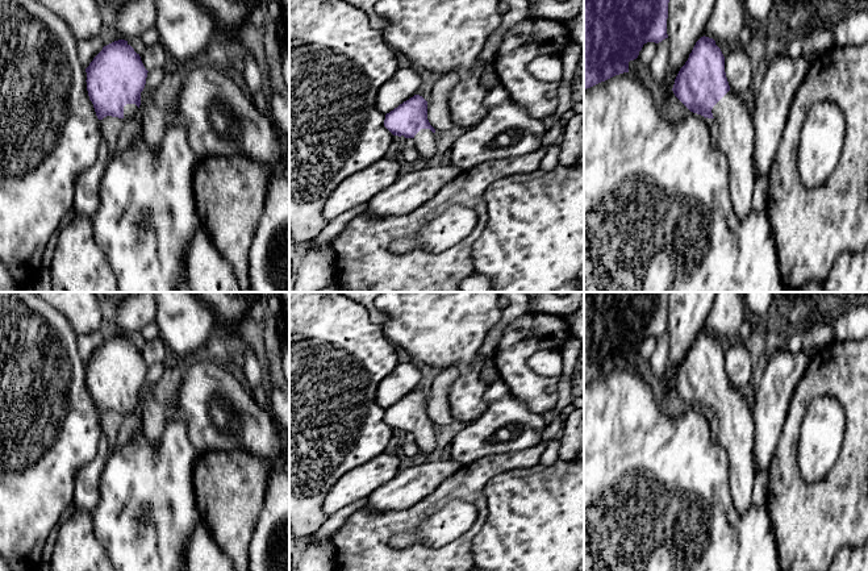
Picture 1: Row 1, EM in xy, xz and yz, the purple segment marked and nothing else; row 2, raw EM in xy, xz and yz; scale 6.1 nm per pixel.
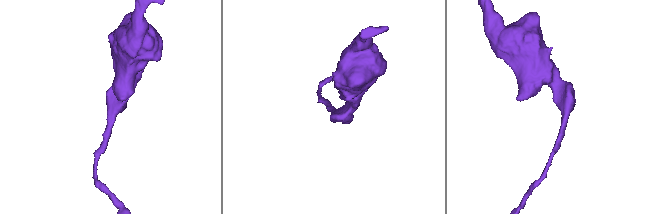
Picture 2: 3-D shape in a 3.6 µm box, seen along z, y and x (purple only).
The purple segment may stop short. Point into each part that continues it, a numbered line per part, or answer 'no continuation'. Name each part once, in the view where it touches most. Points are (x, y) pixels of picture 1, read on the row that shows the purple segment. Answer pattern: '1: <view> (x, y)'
1: yz (735, 142)

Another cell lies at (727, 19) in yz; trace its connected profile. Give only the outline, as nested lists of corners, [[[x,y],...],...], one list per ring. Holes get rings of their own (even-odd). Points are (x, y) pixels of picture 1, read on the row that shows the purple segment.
[[[717,0],[705,28],[705,37],[725,41],[733,46],[738,41],[746,20],[743,0]]]

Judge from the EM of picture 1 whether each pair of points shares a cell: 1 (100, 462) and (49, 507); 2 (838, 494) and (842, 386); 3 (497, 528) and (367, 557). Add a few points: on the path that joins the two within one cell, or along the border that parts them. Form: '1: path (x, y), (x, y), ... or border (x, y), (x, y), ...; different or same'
1: border (92, 458), (76, 472), (74, 500), (71, 503); different
2: path (854, 467), (854, 412); same
3: border (487, 501), (487, 520), (472, 540), (471, 557); different

